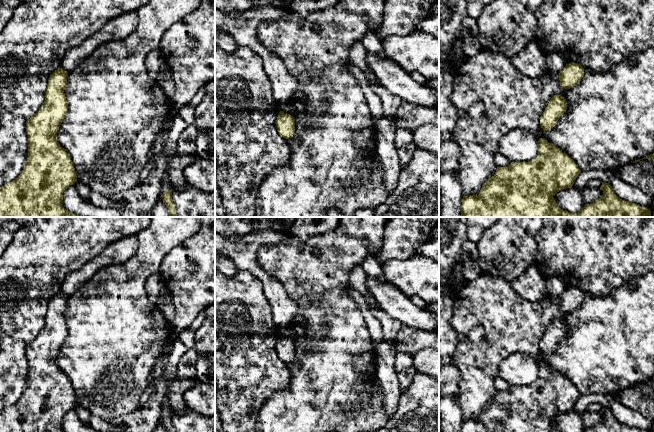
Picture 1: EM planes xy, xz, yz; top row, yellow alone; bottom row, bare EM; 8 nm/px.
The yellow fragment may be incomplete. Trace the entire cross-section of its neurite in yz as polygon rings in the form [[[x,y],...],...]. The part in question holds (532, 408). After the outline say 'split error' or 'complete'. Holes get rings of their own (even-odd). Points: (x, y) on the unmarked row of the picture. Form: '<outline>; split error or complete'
[[[545,362],[538,364],[538,379],[529,386],[497,391],[478,419],[463,420],[461,432],[560,432],[553,419],[573,410],[580,393],[573,383]]]; complete

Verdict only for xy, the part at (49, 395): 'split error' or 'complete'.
complete

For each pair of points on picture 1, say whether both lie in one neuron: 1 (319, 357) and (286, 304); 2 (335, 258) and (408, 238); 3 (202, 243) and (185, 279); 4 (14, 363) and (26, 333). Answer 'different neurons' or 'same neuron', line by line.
1: different neurons
2: different neurons
3: same neuron
4: different neurons

